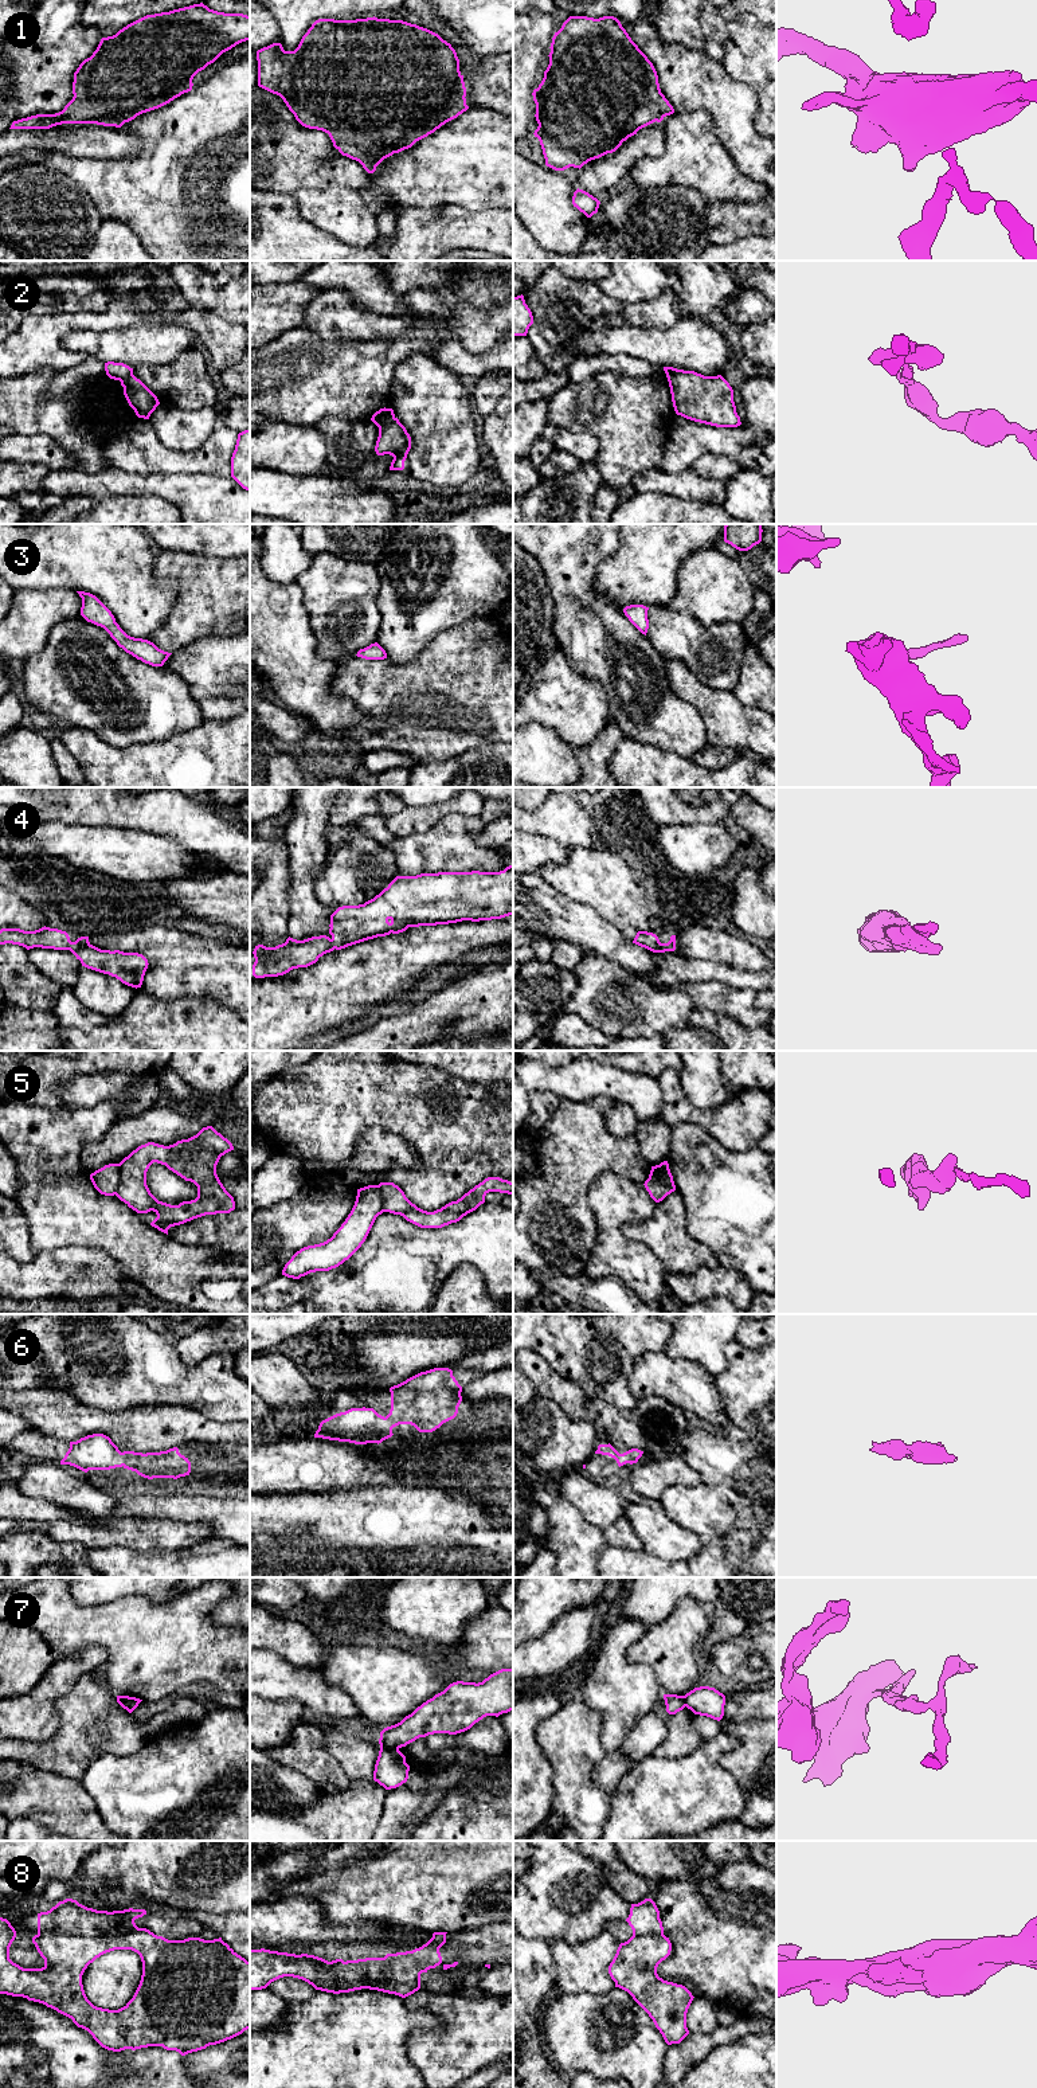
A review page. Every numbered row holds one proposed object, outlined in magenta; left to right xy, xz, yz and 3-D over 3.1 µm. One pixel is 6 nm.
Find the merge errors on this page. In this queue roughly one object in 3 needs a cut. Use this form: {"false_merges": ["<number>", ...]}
{"false_merges": ["2", "5", "7", "8"]}

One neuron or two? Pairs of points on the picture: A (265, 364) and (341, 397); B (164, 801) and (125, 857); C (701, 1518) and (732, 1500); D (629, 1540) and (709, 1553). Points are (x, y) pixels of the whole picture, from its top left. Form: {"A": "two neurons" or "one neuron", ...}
{"A": "one neuron", "B": "two neurons", "C": "one neuron", "D": "two neurons"}

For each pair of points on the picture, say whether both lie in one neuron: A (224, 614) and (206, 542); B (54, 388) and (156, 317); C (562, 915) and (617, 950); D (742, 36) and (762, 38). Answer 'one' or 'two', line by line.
A: two
B: two
C: one
D: one

